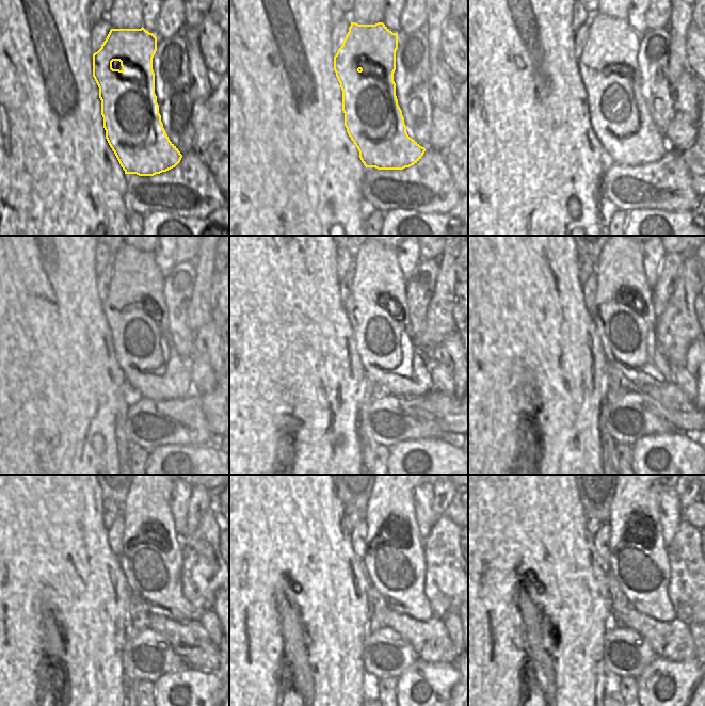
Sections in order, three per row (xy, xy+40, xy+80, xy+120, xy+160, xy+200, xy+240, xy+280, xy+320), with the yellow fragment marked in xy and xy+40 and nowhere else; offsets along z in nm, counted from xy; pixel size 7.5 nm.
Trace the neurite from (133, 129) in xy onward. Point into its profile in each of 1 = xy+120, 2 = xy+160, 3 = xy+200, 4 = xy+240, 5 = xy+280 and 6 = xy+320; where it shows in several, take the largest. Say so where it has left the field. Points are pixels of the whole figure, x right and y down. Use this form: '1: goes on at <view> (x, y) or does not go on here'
1: goes on at xy+120 (151, 367)
2: goes on at xy+160 (390, 360)
3: goes on at xy+200 (624, 317)
4: goes on at xy+240 (151, 559)
5: goes on at xy+280 (395, 564)
6: goes on at xy+320 (639, 563)

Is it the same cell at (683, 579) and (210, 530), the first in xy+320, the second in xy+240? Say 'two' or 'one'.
one

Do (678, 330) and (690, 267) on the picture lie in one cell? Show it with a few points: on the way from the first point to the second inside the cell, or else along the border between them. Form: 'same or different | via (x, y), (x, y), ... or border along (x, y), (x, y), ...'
same | via (679, 314), (682, 311), (684, 289), (688, 283)

